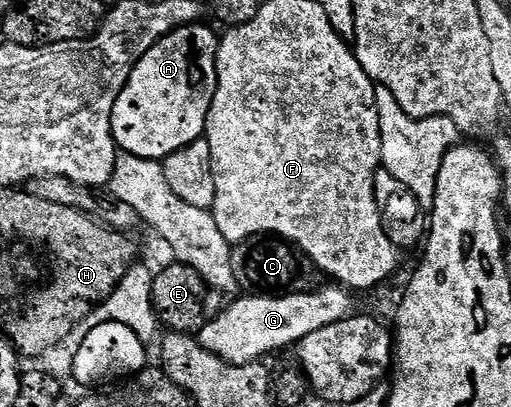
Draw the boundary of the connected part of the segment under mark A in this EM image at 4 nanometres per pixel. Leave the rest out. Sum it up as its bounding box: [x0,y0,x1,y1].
[112,22,220,161]

